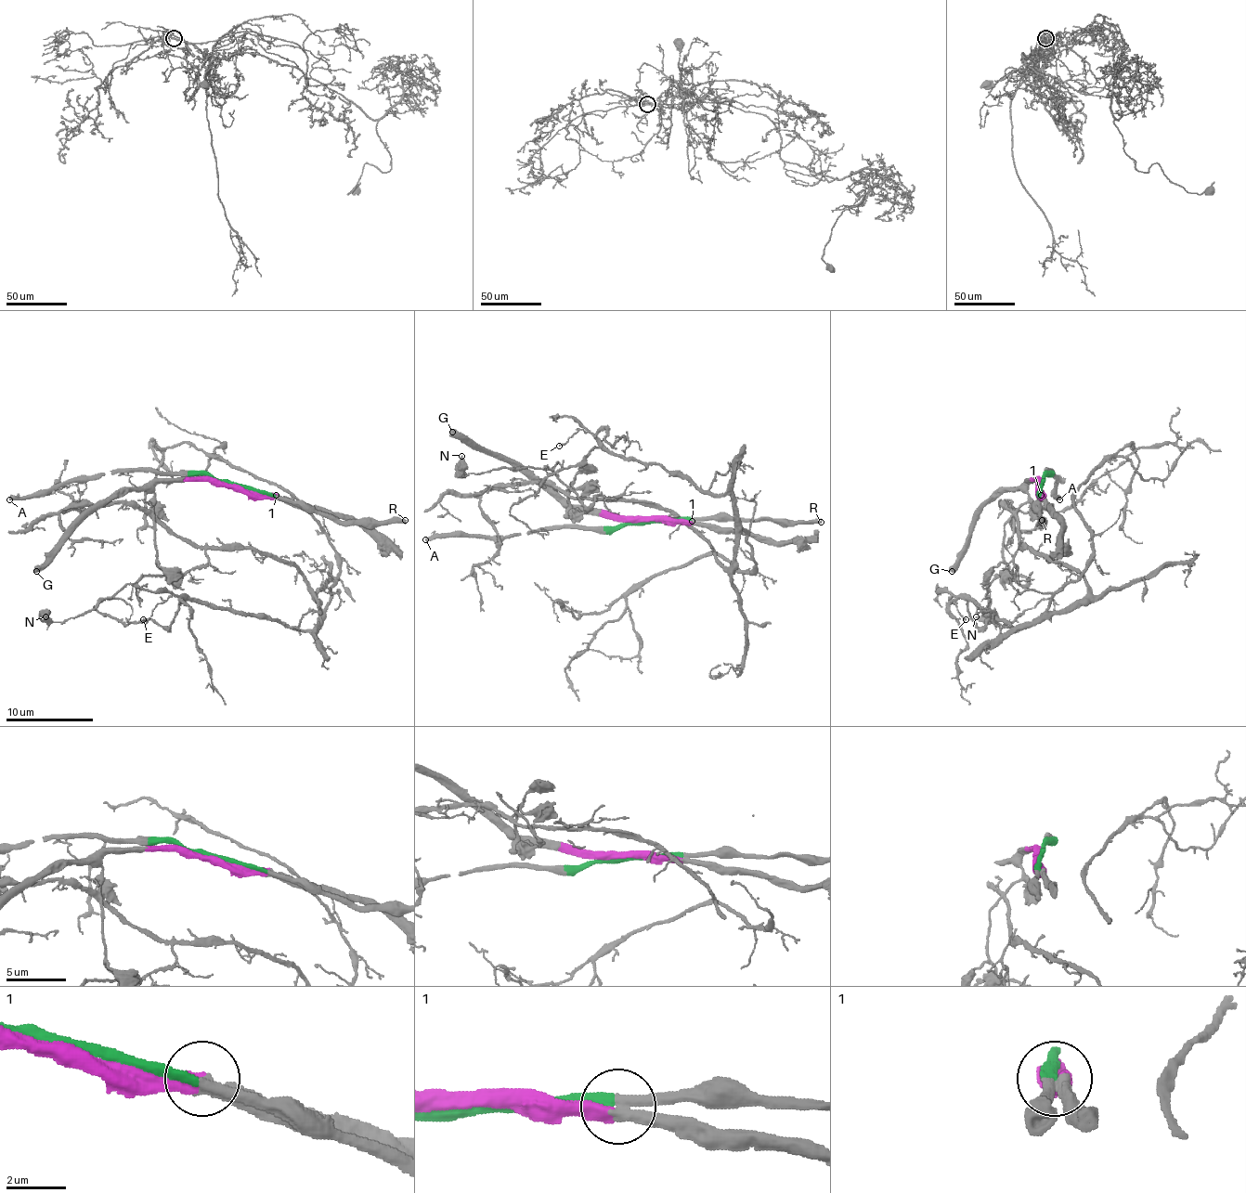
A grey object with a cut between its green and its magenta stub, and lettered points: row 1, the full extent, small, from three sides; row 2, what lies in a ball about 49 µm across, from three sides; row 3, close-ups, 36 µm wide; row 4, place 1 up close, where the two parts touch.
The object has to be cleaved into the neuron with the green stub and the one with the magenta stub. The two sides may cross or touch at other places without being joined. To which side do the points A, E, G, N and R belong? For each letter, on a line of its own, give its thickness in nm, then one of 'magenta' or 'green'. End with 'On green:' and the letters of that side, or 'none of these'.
A: calibre 360 nm; green
E: calibre 130 nm; magenta
G: calibre 550 nm; magenta
N: calibre 360 nm; magenta
R: calibre 440 nm; green
On green: A, R

